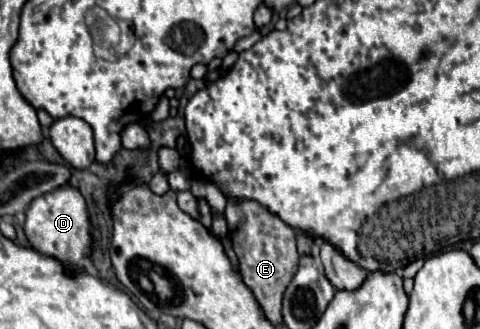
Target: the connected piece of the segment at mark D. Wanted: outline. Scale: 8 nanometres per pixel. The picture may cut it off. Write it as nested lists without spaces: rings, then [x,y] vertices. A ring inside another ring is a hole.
[[[60,187],[48,195],[40,195],[32,199],[32,203],[26,209],[24,219],[24,233],[30,245],[44,255],[52,255],[64,263],[68,271],[80,271],[74,267],[76,261],[84,259],[90,253],[90,225],[86,215],[86,203],[82,193],[76,187]]]

